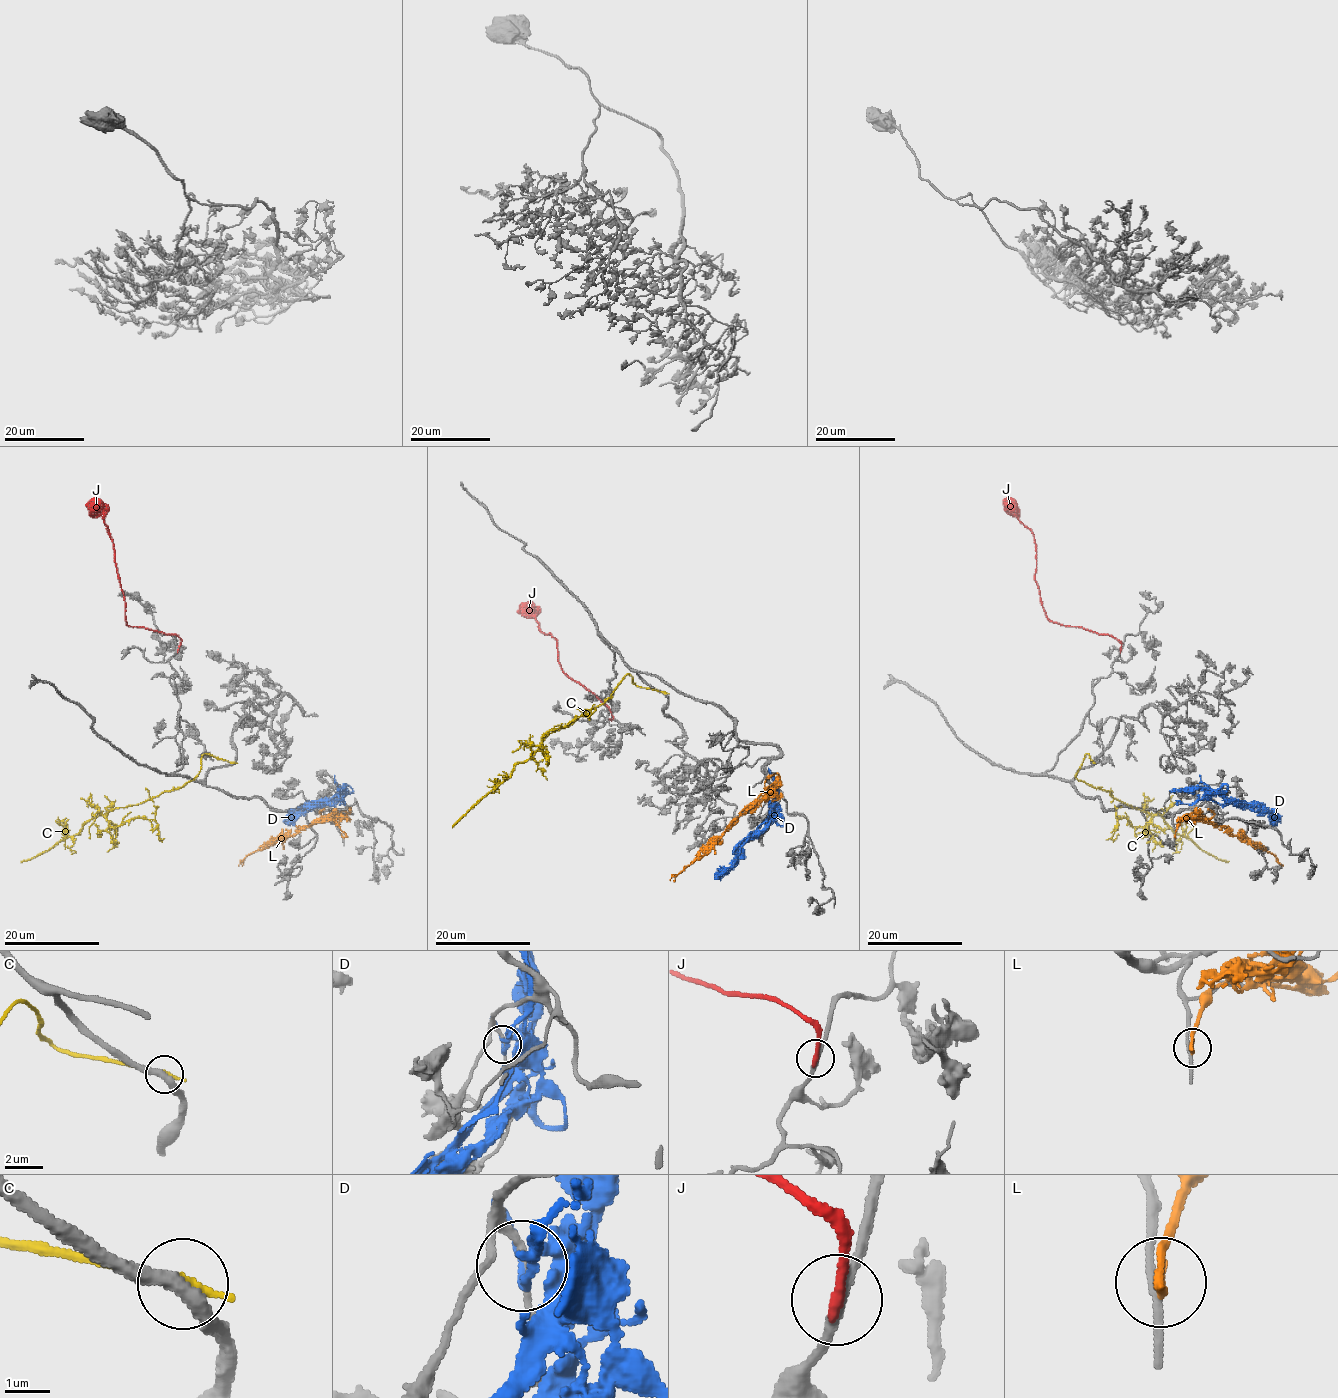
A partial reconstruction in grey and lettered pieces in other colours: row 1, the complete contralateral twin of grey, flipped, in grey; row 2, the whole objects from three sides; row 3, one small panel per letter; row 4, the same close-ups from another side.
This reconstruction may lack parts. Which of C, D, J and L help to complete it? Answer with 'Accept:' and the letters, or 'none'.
Accept: none

